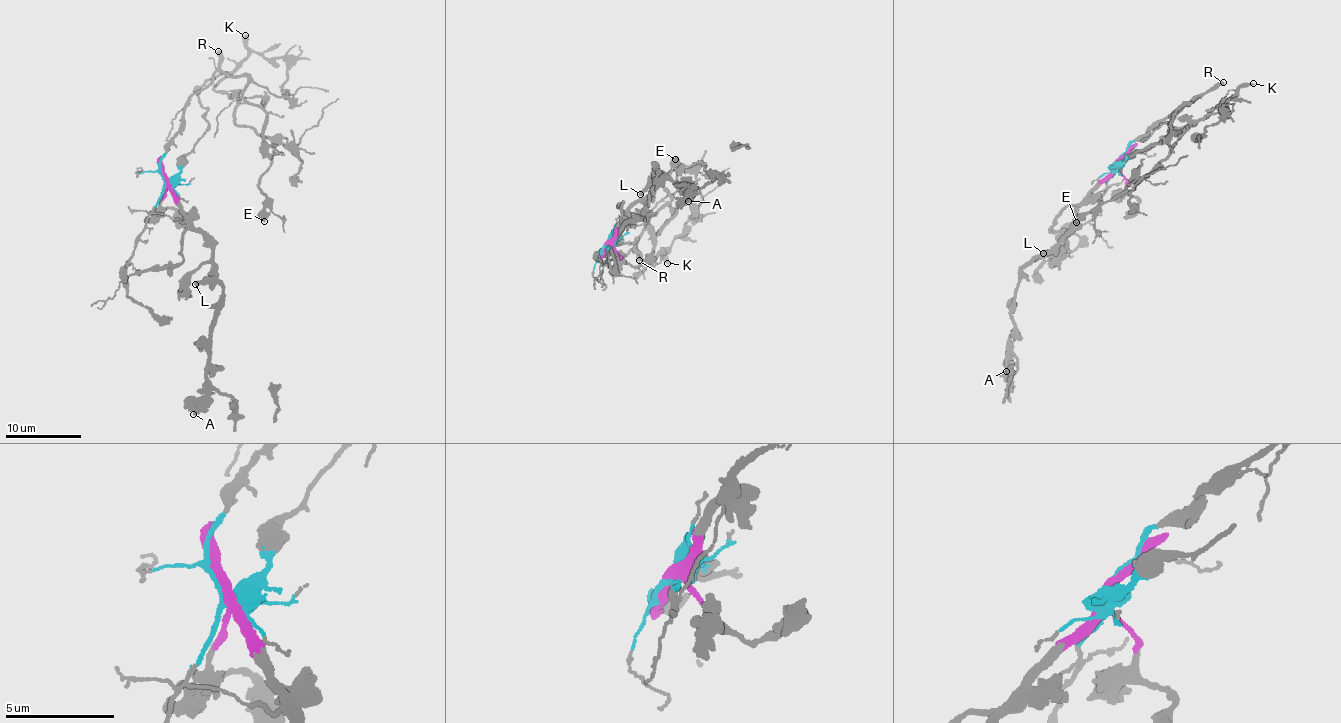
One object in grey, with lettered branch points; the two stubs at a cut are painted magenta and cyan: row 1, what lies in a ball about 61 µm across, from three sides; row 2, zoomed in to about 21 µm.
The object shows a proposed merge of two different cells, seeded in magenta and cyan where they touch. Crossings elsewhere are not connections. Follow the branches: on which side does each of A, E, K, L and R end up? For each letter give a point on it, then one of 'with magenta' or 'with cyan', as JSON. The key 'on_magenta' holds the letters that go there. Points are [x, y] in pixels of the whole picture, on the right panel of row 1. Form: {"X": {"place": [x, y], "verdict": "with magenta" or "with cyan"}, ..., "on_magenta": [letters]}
{"A": {"place": [1006, 371], "verdict": "with magenta"}, "E": {"place": [1076, 222], "verdict": "with cyan"}, "K": {"place": [1253, 83], "verdict": "with cyan"}, "L": {"place": [1043, 253], "verdict": "with magenta"}, "R": {"place": [1223, 82], "verdict": "with cyan"}, "on_magenta": ["A", "L"]}

